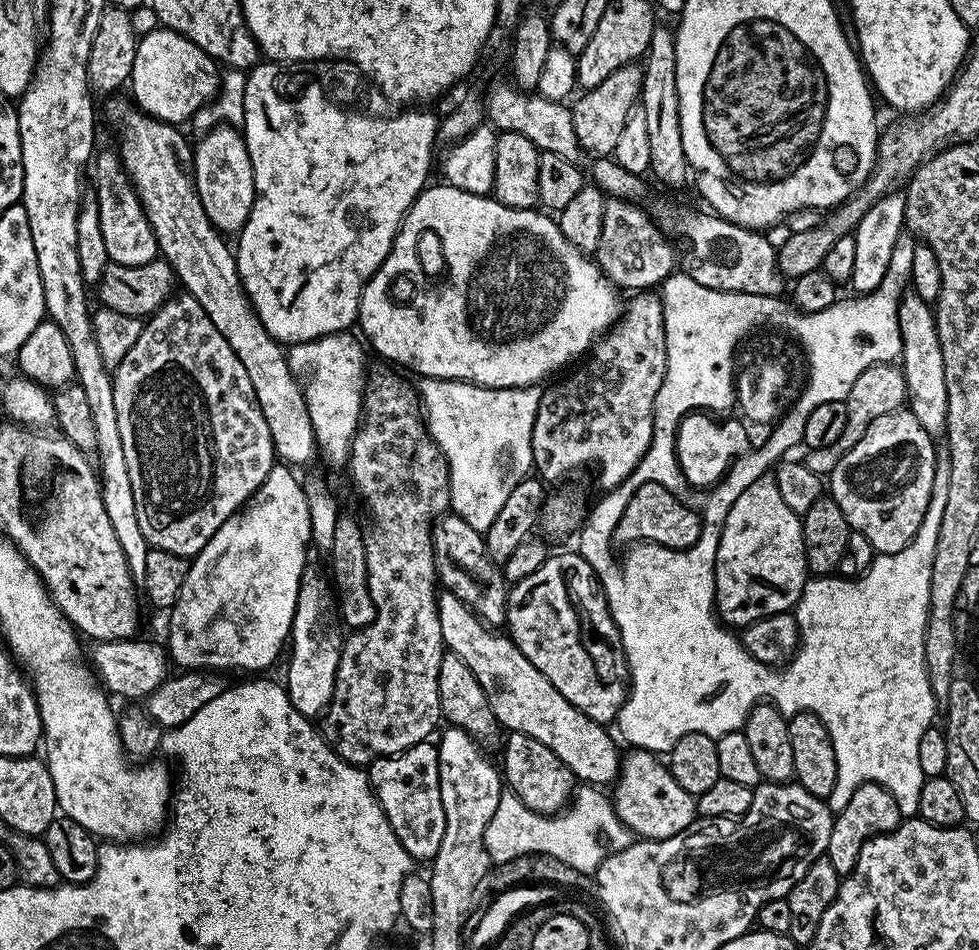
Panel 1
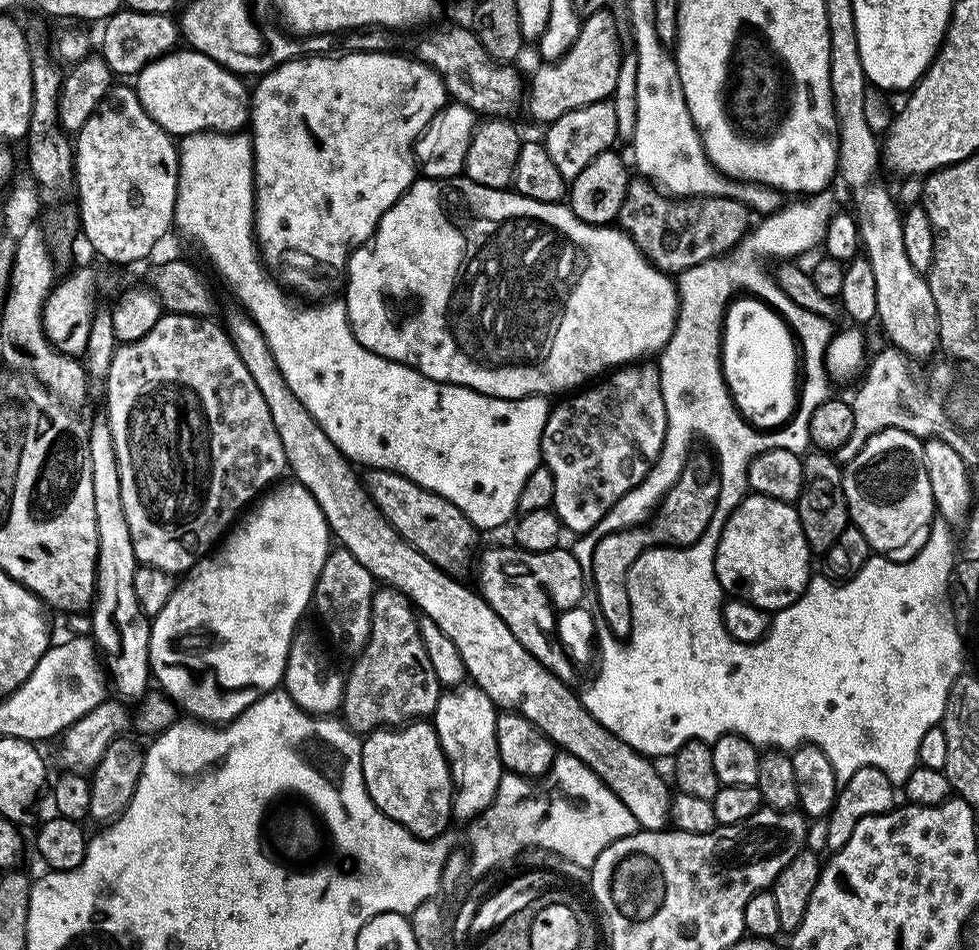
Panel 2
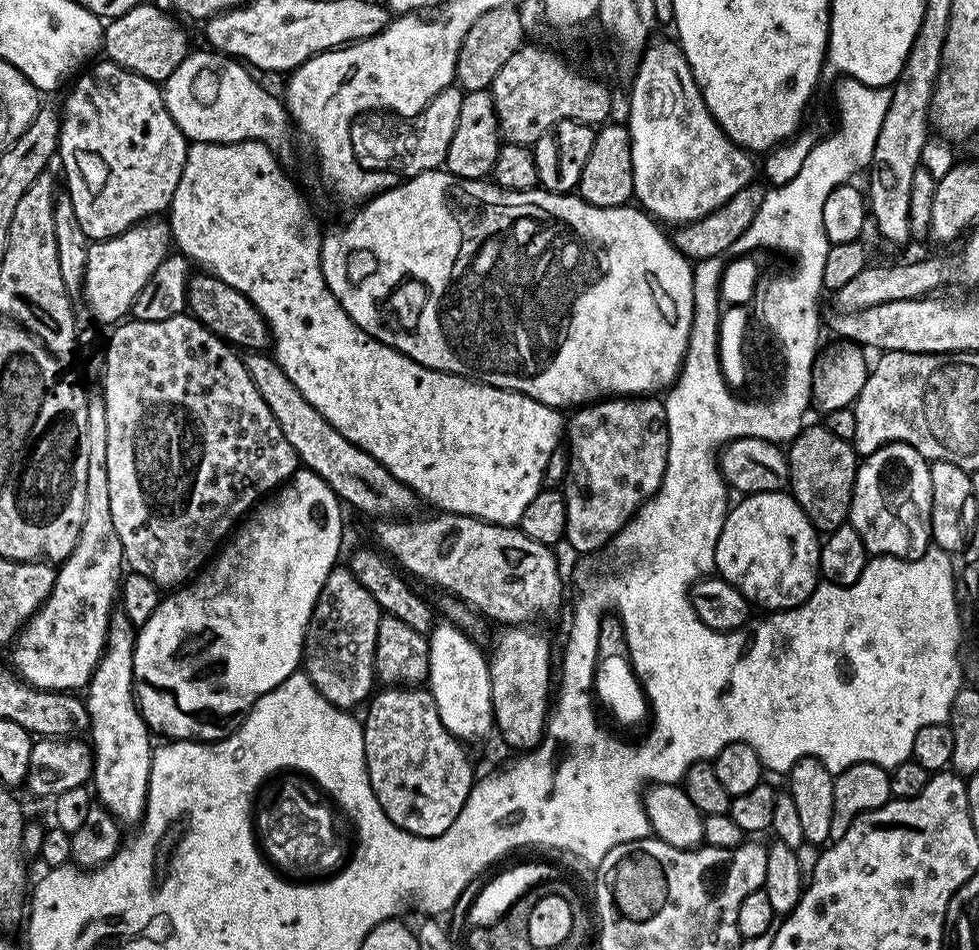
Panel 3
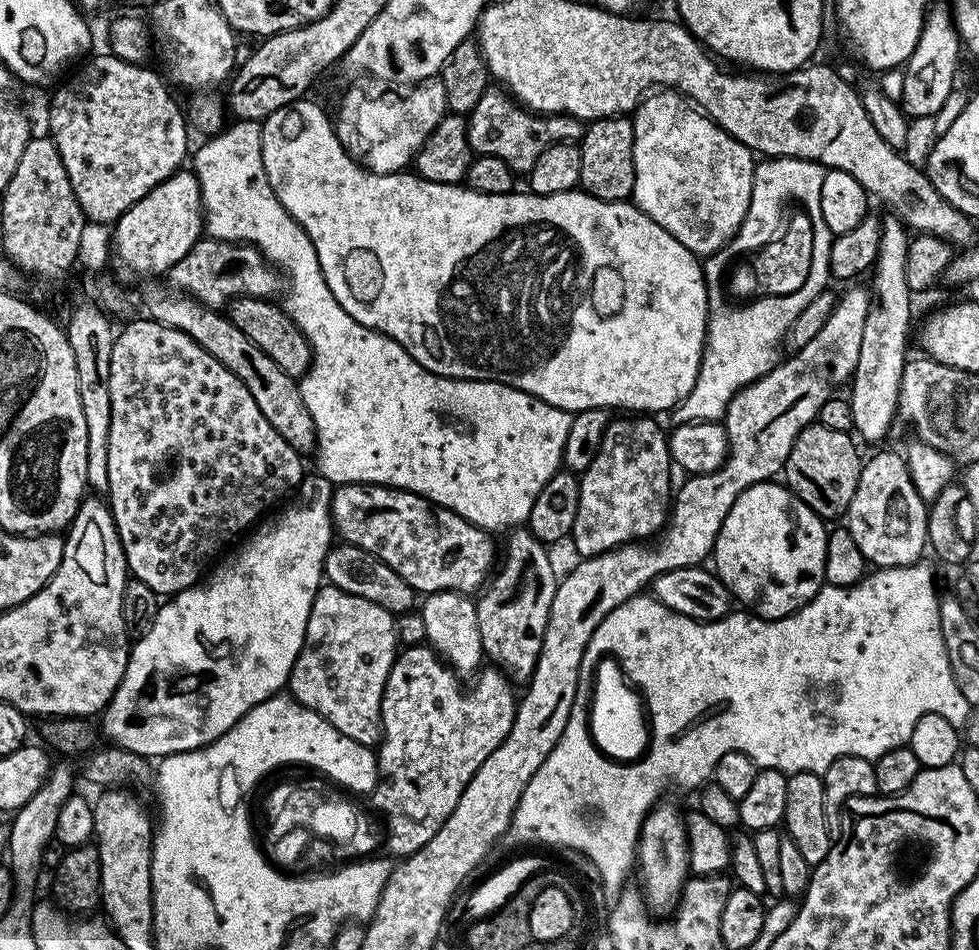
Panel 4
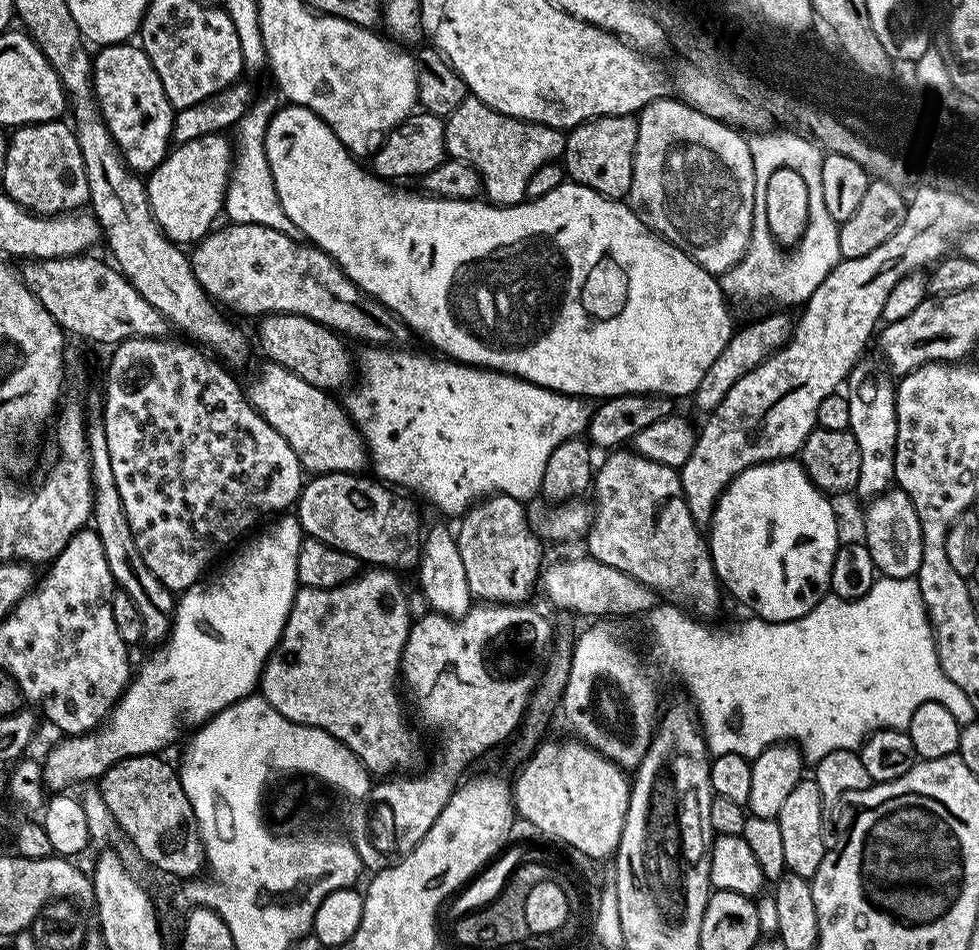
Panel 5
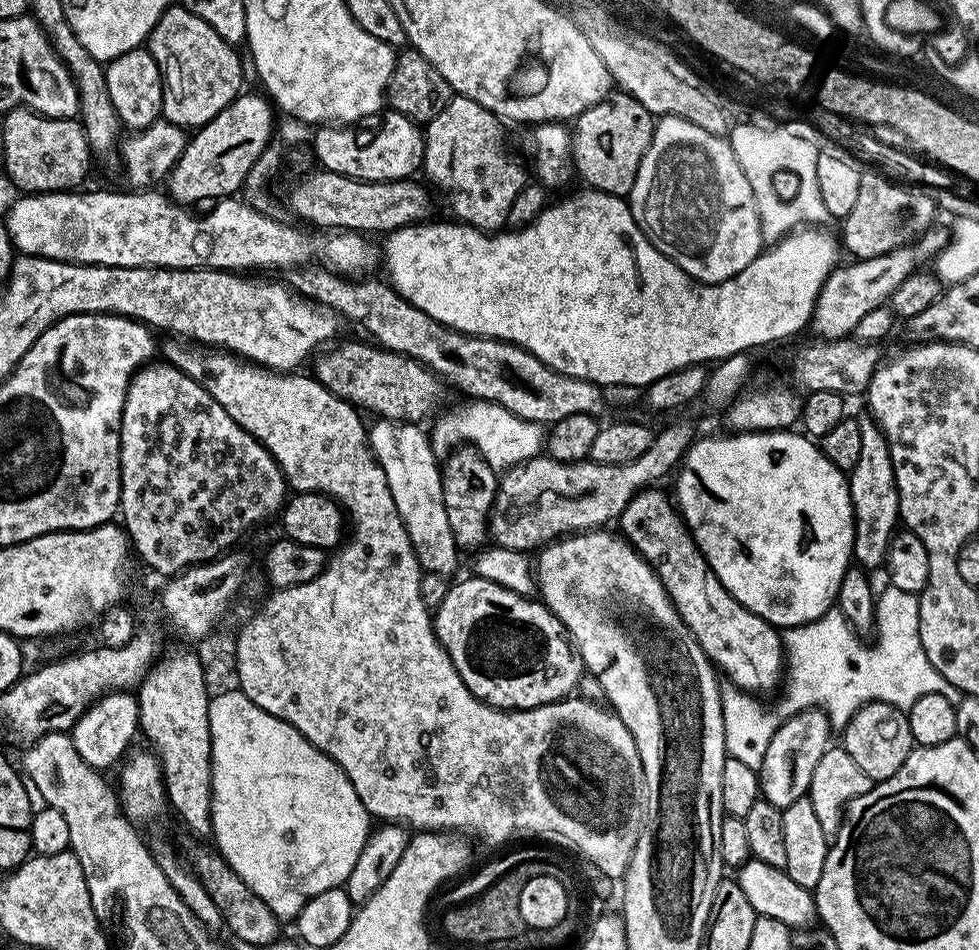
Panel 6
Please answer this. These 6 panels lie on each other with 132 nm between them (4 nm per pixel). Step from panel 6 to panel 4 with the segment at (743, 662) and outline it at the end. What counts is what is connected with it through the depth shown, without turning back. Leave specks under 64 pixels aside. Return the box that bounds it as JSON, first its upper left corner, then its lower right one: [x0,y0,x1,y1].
[570,414,674,557]

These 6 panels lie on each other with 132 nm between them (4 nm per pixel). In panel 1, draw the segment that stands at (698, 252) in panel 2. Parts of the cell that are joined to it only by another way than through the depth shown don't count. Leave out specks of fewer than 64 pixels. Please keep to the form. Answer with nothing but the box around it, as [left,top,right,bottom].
[594,198,678,290]

